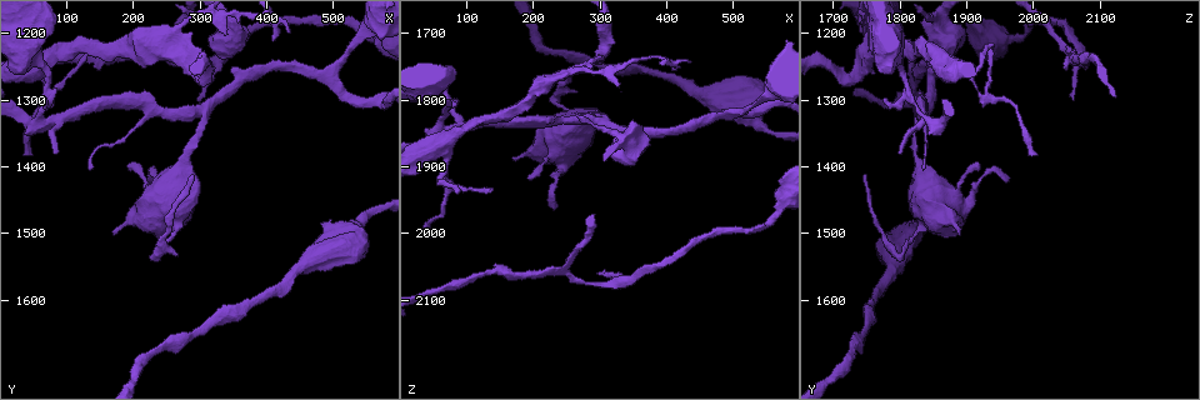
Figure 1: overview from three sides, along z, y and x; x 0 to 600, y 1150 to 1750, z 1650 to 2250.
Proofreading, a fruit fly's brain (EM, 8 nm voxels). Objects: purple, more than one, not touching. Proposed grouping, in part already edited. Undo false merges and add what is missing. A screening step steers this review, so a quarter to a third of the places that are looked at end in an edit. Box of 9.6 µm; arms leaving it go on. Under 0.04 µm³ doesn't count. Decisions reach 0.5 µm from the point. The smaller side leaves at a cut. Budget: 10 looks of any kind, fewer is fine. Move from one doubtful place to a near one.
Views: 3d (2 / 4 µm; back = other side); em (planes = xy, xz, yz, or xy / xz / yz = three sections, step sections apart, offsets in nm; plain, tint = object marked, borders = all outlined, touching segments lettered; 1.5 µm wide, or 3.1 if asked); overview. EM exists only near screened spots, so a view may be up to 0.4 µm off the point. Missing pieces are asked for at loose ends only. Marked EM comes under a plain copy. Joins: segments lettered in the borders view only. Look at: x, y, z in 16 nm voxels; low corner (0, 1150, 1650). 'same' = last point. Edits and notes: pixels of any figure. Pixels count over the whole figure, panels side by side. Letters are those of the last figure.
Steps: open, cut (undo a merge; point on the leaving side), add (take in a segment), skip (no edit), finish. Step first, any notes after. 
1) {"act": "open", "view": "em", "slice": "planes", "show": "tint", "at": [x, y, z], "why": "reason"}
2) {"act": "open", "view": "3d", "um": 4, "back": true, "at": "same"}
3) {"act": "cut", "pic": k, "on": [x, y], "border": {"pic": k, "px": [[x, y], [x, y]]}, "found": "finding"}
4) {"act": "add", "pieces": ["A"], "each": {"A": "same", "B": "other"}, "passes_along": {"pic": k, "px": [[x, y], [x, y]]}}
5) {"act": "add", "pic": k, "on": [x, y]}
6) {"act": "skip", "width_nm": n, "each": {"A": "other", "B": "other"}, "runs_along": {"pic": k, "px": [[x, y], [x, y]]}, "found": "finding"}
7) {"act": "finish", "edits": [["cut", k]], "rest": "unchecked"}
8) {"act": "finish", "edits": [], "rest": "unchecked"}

{"act": "open", "view": "em", "slice": "planes", "show": "tint", "at": [500, 1260, 1815], "why": "abrupt turn"}

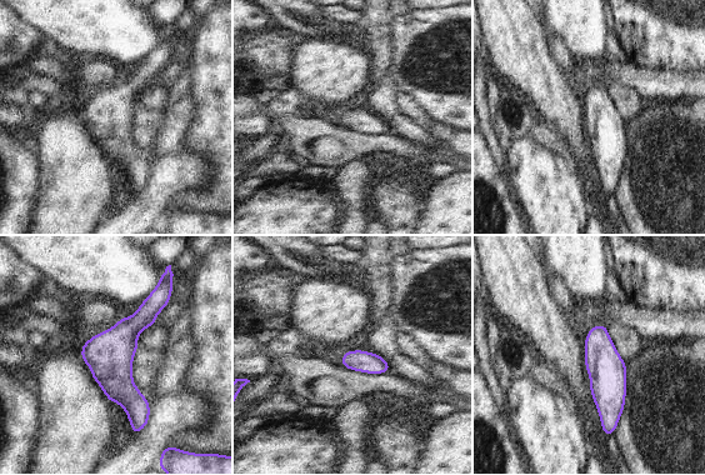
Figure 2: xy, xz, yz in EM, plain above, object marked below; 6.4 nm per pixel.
{"act": "open", "view": "em", "slice": "planes", "show": "borders", "at": "same", "why": "see the neighbours"}

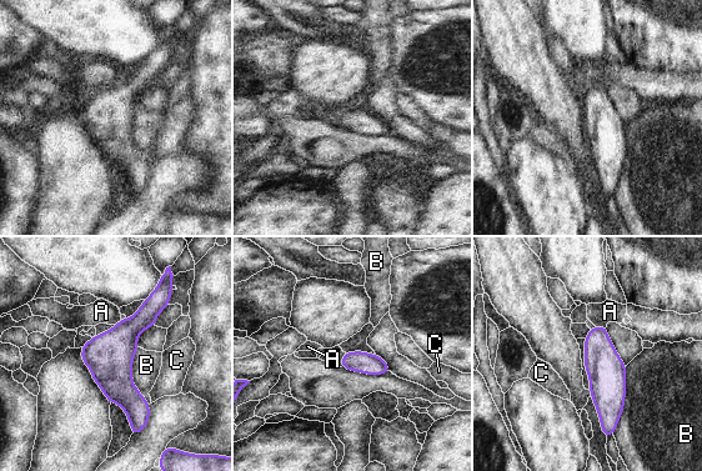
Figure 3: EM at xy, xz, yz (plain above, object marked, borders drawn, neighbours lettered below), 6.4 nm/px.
{"act": "skip", "each": {"A": "other", "B": "other", "C": "other"}, "runs_along": {"pic": 3, "px": [[151, 302], [121, 340], [134, 431]]}, "found": "continuous, no second neuron"}

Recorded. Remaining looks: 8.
{"act": "open", "view": "em", "slice": "xy", "step": 4, "show": "borders", "at": [310, 1270, 1720]}

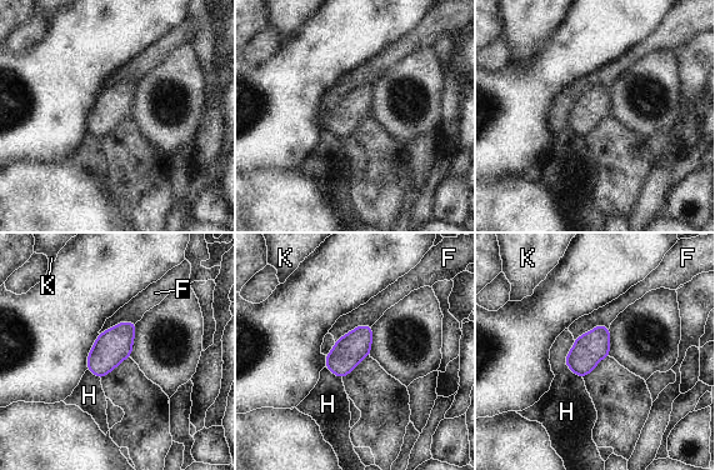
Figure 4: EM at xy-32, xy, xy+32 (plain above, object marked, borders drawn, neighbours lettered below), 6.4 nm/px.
{"act": "open", "view": "em", "slice": "planes", "show": "borders", "at": "same", "why": "cut it another way"}

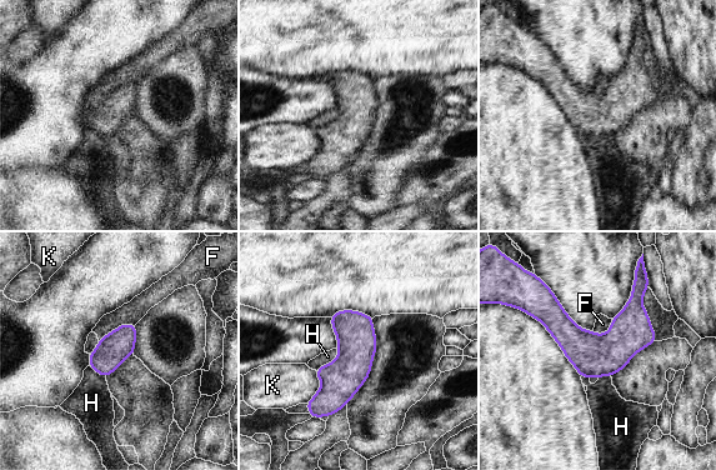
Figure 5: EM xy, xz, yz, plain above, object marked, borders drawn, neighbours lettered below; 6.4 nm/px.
{"act": "skip", "each": {"F": "other", "H": "other", "K": "other"}, "found": "all the same neuron"}

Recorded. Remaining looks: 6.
{"act": "open", "view": "3d", "um": 2, "at": [50, 1380, 2005], "why": "free end"}

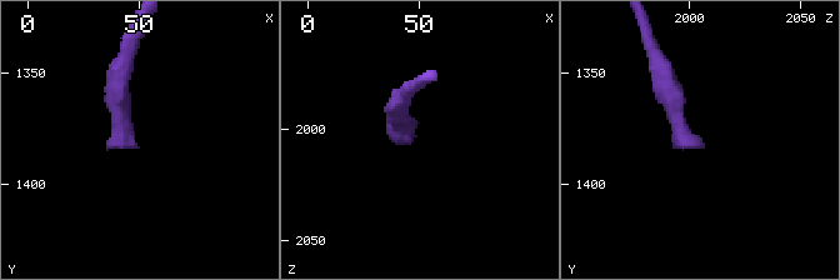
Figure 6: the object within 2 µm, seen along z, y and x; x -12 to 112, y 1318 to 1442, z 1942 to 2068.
{"act": "open", "view": "em", "slice": "yz", "step": 4, "show": "borders", "at": [46, 1382, 2006]}

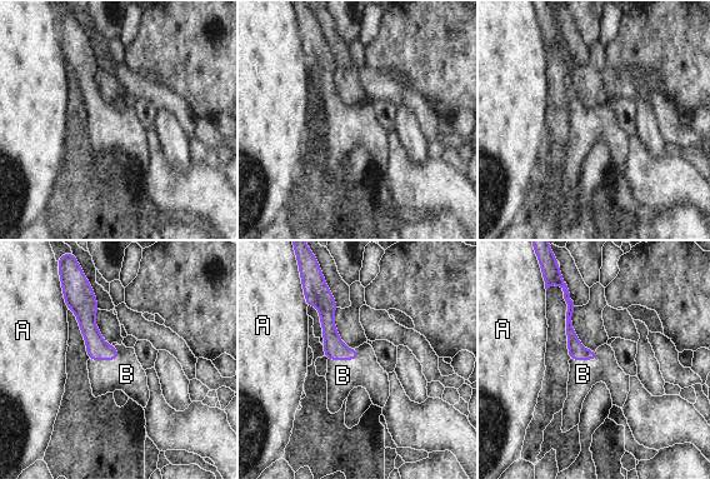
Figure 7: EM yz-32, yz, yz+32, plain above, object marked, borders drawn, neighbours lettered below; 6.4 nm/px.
{"act": "open", "view": "em", "slice": "xz", "step": 4, "show": "borders", "at": "same", "why": "cut it another way"}

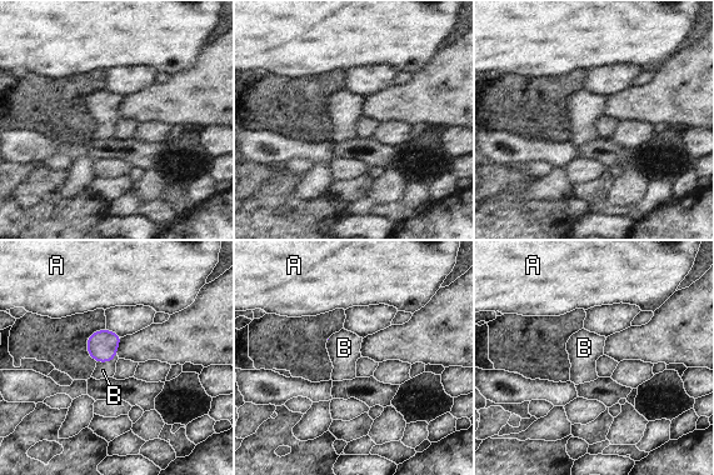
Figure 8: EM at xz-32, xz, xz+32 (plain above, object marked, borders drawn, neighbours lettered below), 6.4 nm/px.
{"act": "add", "pieces": ["B"], "width_nm": 200, "longest_contact_nm": ["B", 150], "each": {"A": "other", "B": "same"}, "found": "the neuron continues"}

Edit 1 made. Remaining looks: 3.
{"act": "open", "view": "overview"}

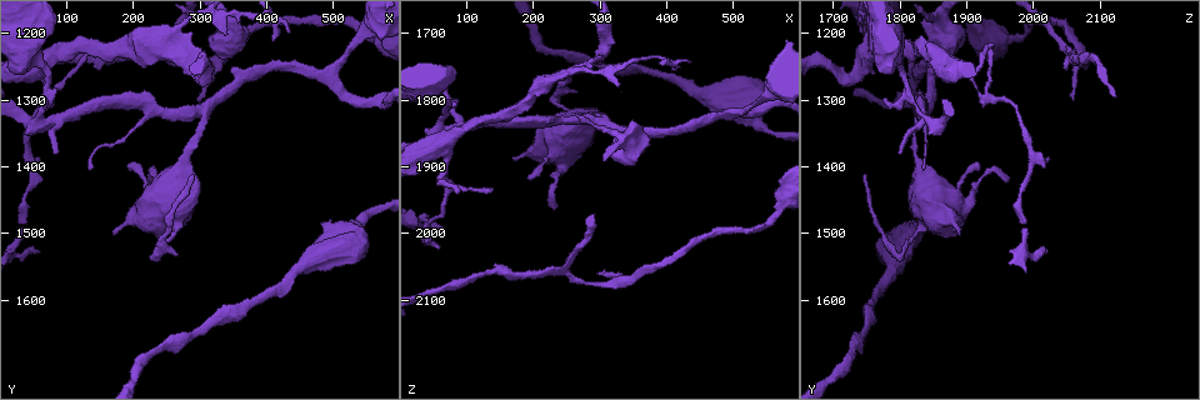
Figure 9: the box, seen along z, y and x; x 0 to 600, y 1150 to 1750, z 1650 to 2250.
{"act": "open", "view": "3d", "um": 2, "at": [300, 1300, 2065], "why": "thin end"}

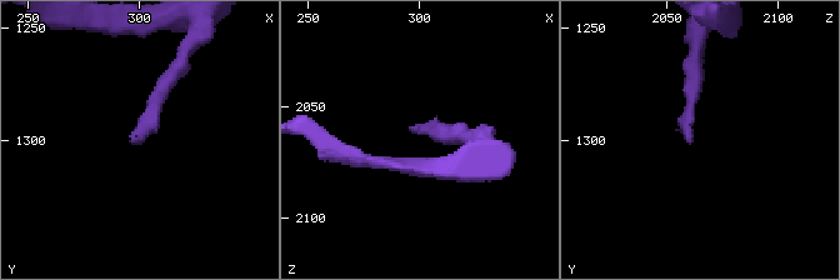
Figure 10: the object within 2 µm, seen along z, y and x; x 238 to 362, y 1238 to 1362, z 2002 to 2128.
{"act": "open", "view": "em", "slice": "planes", "show": "borders", "at": [295, 1301, 2060]}

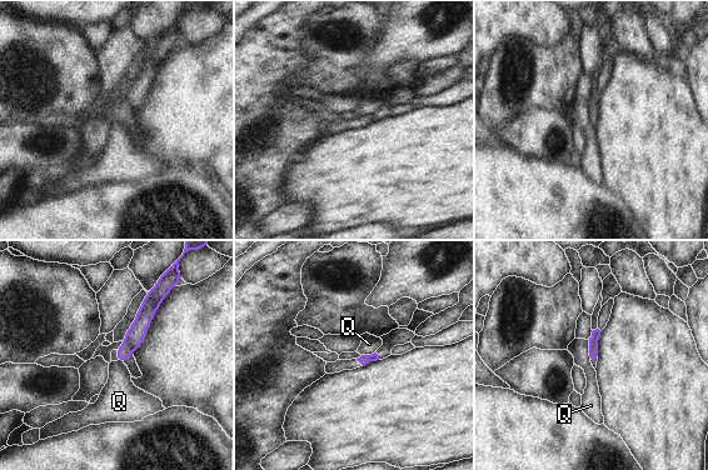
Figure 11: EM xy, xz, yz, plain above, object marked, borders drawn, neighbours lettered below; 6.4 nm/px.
{"act": "skip", "each": {"Q": "other"}, "runs_along": {"pic": 11, "px": [[153, 296], [135, 336], [119, 358]]}, "found": "no lettered segment goes on from it"}

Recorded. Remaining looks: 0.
{"act": "finish", "edits": [["add", 8]], "rest": "unchecked"}

